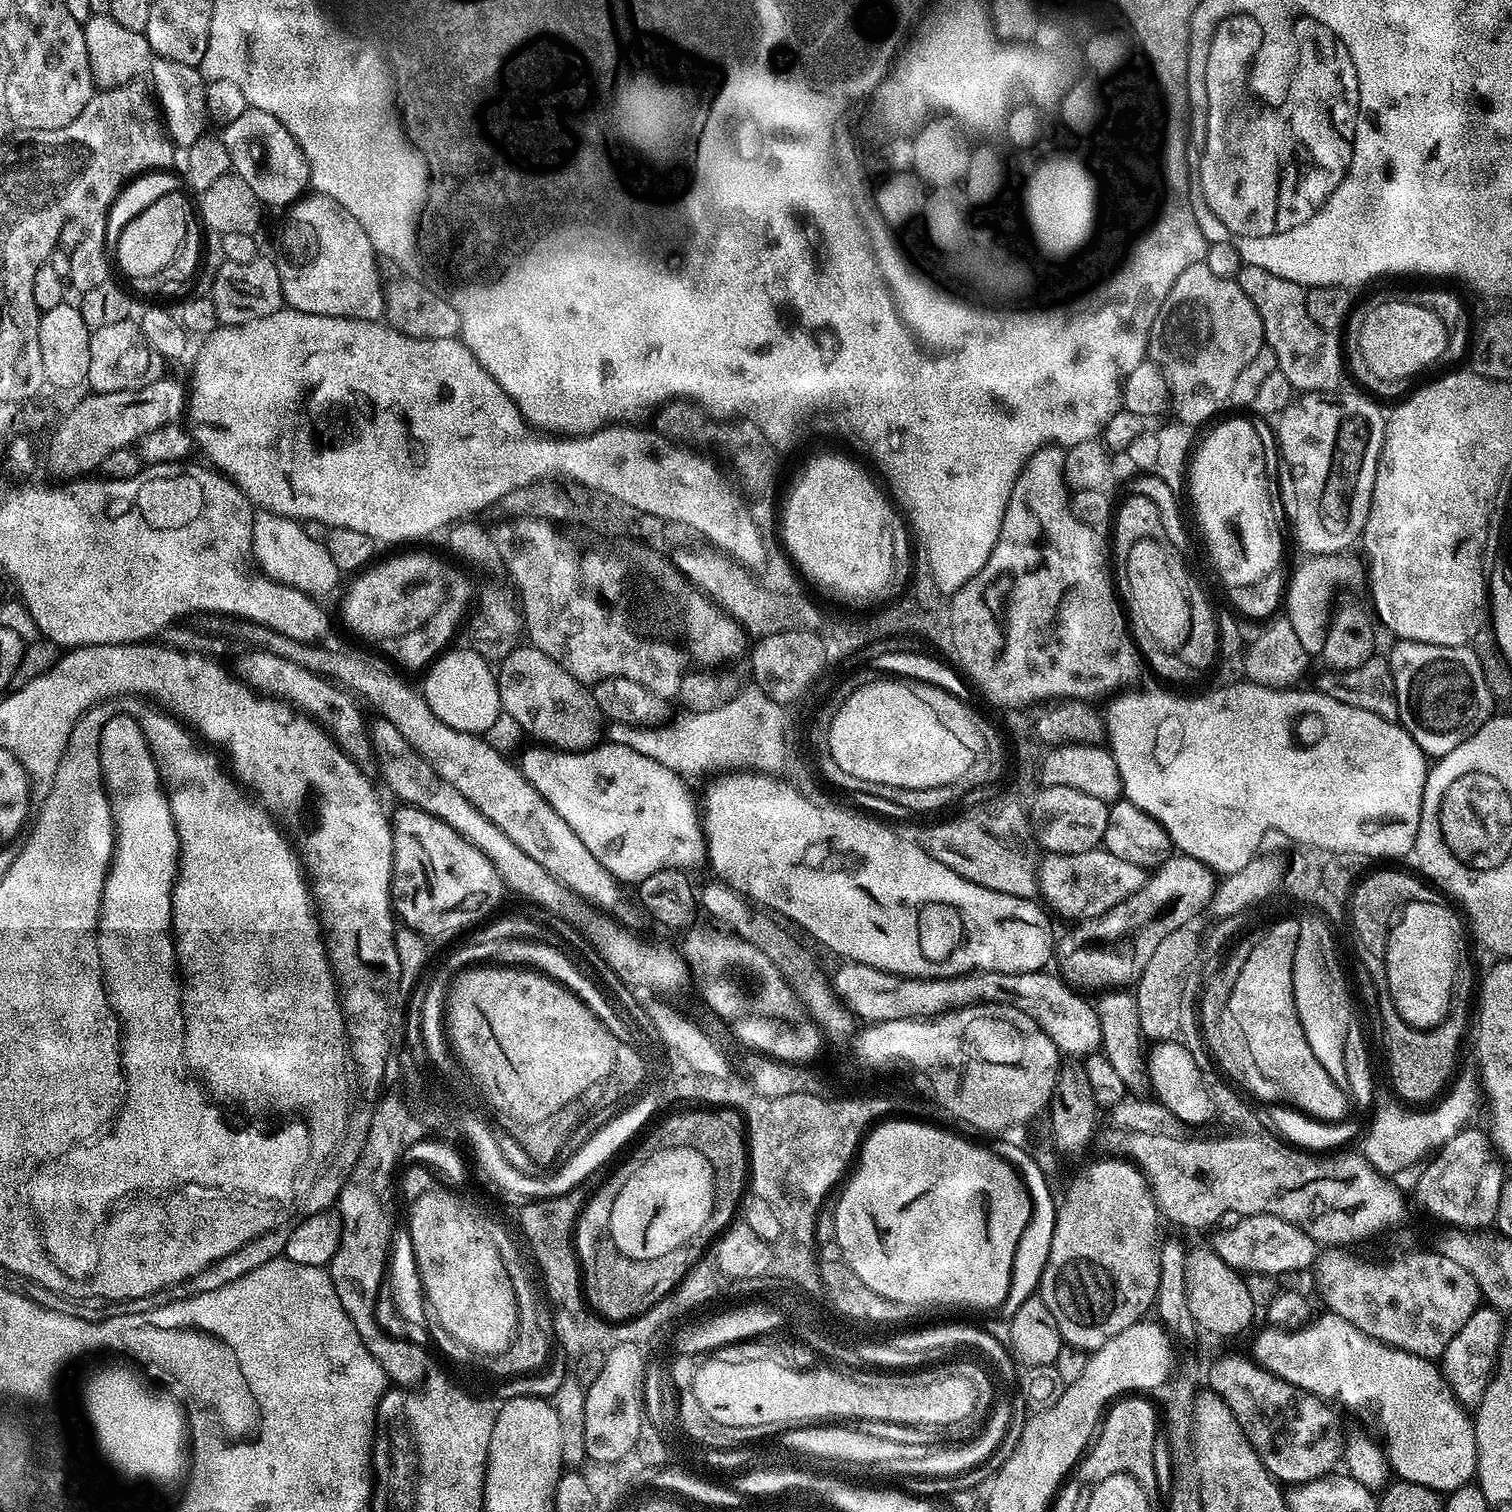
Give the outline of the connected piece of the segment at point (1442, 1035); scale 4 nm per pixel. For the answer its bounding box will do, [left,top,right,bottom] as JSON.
[1384,994,1468,1101]

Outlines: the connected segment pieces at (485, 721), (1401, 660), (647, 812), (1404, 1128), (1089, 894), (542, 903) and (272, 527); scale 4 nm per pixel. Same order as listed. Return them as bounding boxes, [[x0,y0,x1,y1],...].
[[426,646,502,734],[1386,639,1494,758],[526,742,706,886],[1362,1072,1482,1174],[1038,847,1146,922],[370,718,589,929],[252,511,342,598]]

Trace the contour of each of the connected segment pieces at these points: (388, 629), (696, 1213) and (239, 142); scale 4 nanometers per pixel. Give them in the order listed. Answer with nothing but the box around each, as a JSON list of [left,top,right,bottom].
[[344,556,446,642],[610,1148,714,1260],[222,107,310,210]]

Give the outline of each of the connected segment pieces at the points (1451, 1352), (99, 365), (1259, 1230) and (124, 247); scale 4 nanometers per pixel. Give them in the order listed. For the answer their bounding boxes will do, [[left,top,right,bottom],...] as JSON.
[[1438,1306,1505,1410],[86,319,166,393],[1210,1216,1318,1277],[114,191,194,278]]

